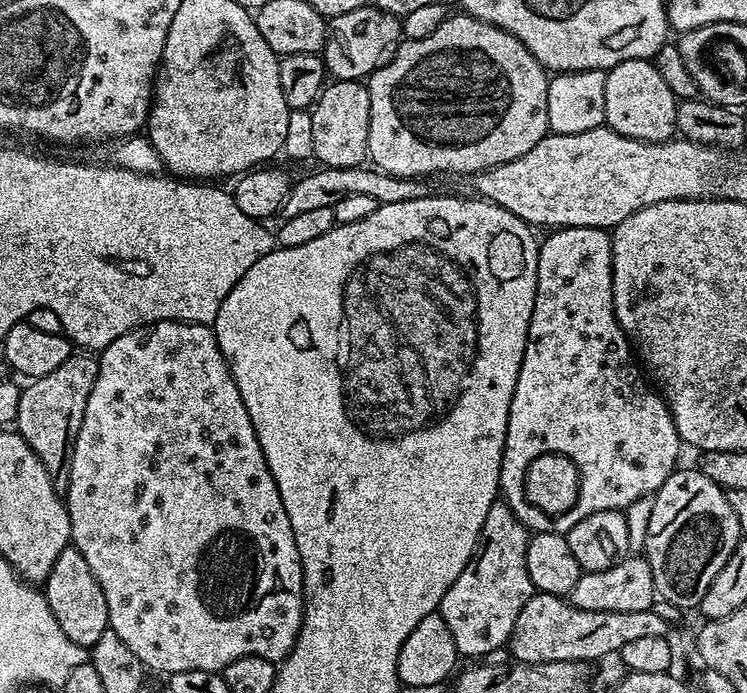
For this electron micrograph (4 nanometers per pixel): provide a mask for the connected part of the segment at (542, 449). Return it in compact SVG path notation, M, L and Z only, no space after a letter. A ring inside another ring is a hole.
M557 228L547 233L545 240L538 244L538 274L536 275L536 297L534 310L530 314L530 330L526 338L526 354L518 370L518 382L514 386L514 398L510 402L510 418L506 426L506 442L500 467L500 492L503 503L514 510L514 514L533 533L549 531L550 524L544 517L544 491L547 488L576 488L576 497L568 504L565 512L556 512L552 516L551 527L557 532L567 534L575 524L582 522L598 510L627 510L638 498L656 493L678 467L676 459L680 456L682 441L674 426L674 418L668 409L663 395L650 383L649 377L642 371L641 365L634 359L630 341L616 317L614 310L614 290L612 289L612 238L603 228Z

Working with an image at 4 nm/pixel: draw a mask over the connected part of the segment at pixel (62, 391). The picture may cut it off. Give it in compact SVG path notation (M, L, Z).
M73 354L50 374L42 374L23 385L18 398L18 414L15 431L38 454L50 482L58 493L67 493L70 482L70 466L74 462L74 442L78 442L78 430L82 430L82 418L86 414L86 402L90 402L90 390L98 382L99 359L92 354Z

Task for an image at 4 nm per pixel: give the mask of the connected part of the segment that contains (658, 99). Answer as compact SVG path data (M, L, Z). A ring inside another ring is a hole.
M627 60L604 72L606 78L606 114L604 124L618 134L646 142L671 140L677 135L677 99L658 74L652 60Z

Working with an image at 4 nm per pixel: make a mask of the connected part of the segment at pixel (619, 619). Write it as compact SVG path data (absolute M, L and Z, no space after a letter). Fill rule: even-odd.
M536 592L526 602L526 606L522 606L522 614L518 614L518 619L514 622L514 630L510 634L506 648L507 651L512 651L512 654L510 654L512 660L521 660L527 664L537 664L538 662L562 662L563 660L593 662L592 660L600 660L603 656L610 655L611 652L612 655L619 654L622 650L622 646L626 646L626 642L630 642L631 640L637 638L654 638L655 636L668 636L669 632L670 624L663 621L662 618L658 618L657 614L654 614L651 608L638 610L637 612L599 612L598 610L582 610L581 608L575 608L575 606L563 596L555 596L554 594L546 594L545 592Z

